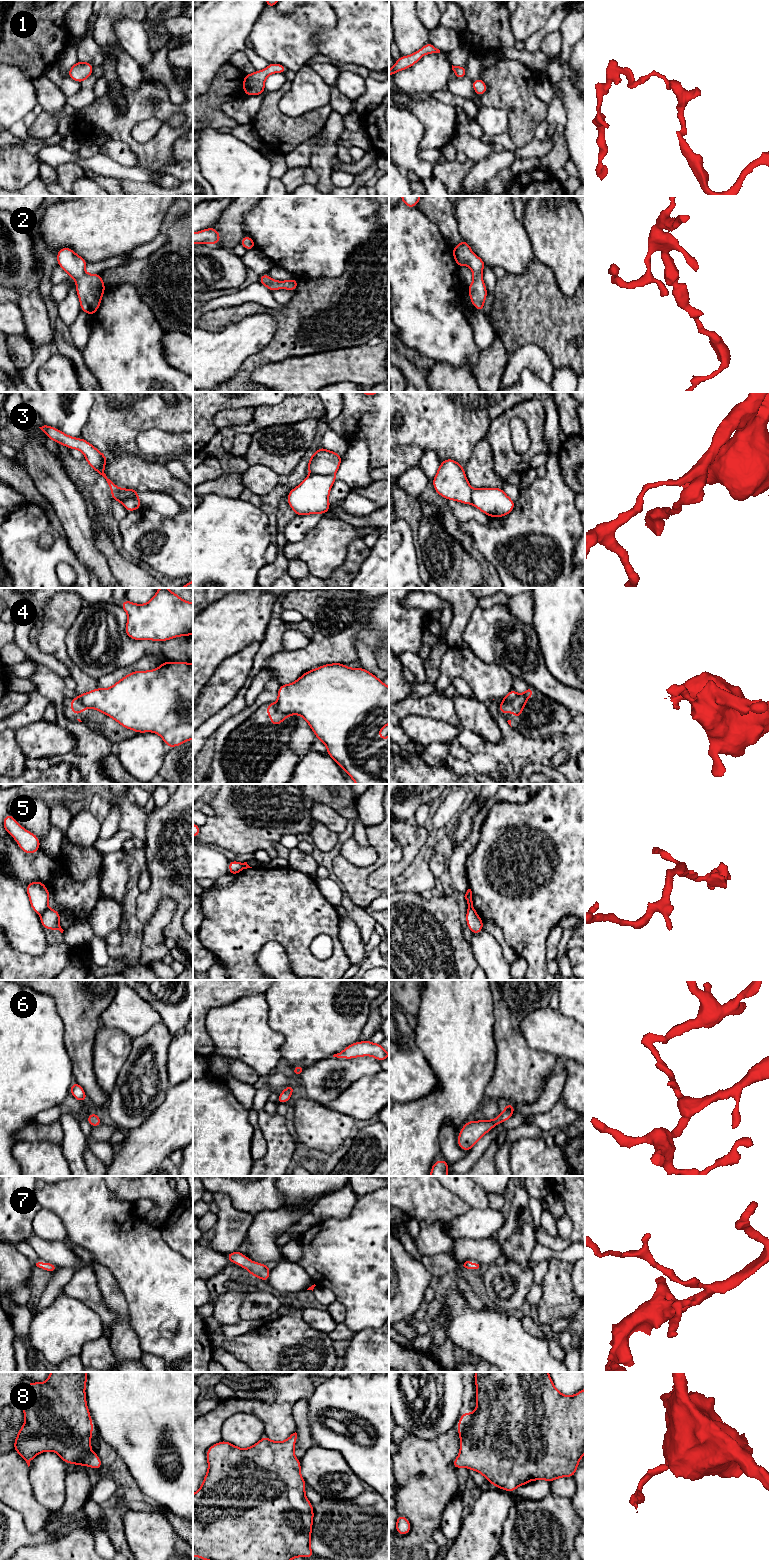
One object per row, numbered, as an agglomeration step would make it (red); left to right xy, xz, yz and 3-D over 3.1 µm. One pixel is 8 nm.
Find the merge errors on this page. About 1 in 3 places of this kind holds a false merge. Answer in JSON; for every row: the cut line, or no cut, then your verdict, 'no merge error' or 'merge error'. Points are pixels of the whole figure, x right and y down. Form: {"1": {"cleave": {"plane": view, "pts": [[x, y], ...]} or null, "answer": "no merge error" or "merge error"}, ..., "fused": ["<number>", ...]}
{"1": {"cleave": null, "answer": "no merge error"}, "2": {"cleave": null, "answer": "no merge error"}, "3": {"cleave": {"plane": "xy", "pts": [[112, 493], [123, 491], [126, 498]]}, "answer": "merge error"}, "4": {"cleave": {"plane": "xz", "pts": [[276, 703], [277, 709], [286, 716]]}, "answer": "merge error"}, "5": {"cleave": {"plane": "xy", "pts": [[47, 907], [41, 913]]}, "answer": "merge error"}, "6": {"cleave": null, "answer": "no merge error"}, "7": {"cleave": null, "answer": "no merge error"}, "8": {"cleave": null, "answer": "no merge error"}, "fused": ["3", "4", "5"]}

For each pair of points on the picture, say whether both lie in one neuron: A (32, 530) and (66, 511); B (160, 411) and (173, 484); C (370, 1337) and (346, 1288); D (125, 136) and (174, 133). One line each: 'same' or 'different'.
A: different
B: different
C: different
D: same

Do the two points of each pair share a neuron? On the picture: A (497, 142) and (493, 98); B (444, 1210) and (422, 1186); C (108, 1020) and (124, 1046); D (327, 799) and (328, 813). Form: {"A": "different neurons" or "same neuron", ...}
{"A": "different neurons", "B": "same neuron", "C": "different neurons", "D": "different neurons"}

